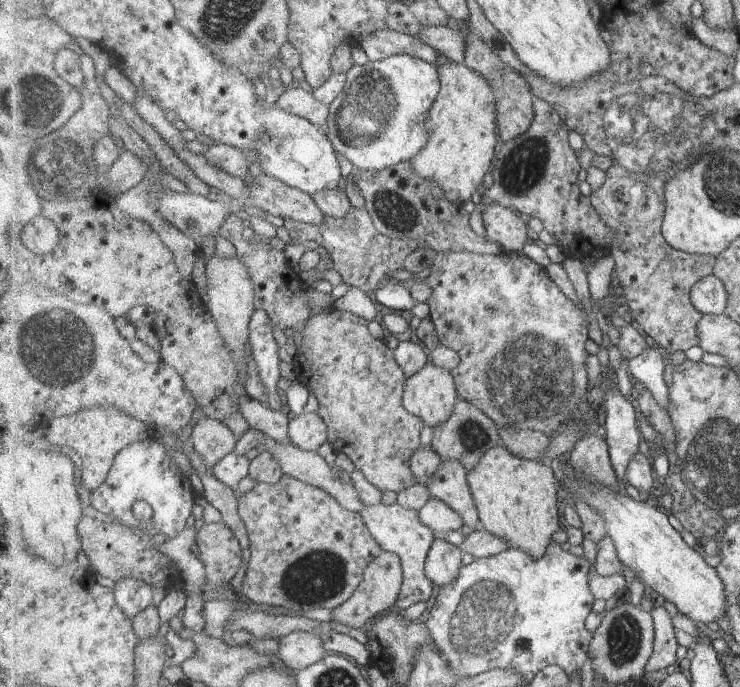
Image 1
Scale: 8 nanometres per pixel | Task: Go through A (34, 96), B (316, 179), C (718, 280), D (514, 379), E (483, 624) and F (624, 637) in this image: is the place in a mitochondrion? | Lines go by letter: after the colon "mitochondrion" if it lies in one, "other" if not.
A: mitochondrion
B: other
C: other
D: mitochondrion
E: mitochondrion
F: mitochondrion

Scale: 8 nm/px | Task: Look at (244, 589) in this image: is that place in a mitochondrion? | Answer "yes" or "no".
no

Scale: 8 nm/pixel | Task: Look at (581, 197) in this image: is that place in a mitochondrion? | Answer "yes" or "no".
no

